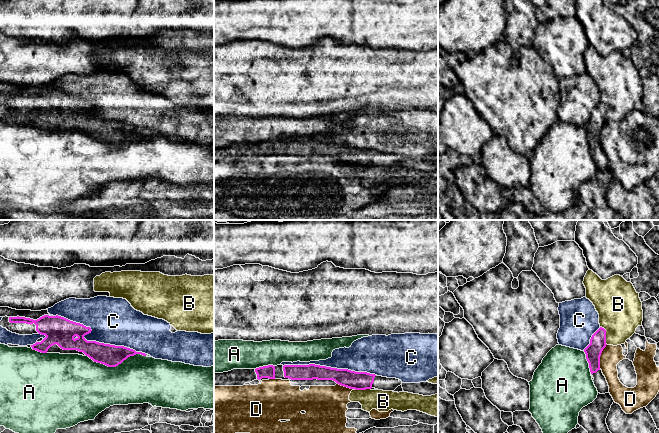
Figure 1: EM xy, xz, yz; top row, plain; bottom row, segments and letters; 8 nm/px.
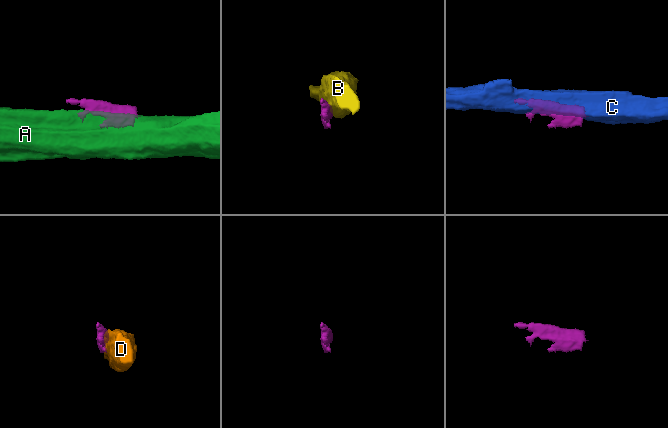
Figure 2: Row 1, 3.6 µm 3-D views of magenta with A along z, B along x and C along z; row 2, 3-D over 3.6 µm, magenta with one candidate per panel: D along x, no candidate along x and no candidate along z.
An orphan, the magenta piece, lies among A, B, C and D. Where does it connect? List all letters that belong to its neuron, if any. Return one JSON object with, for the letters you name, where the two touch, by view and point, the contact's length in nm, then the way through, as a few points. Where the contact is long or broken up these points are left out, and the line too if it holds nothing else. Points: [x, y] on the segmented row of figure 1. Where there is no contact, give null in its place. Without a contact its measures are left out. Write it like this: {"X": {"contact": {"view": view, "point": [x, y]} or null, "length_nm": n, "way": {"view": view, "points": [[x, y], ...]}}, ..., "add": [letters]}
{"add": []}

